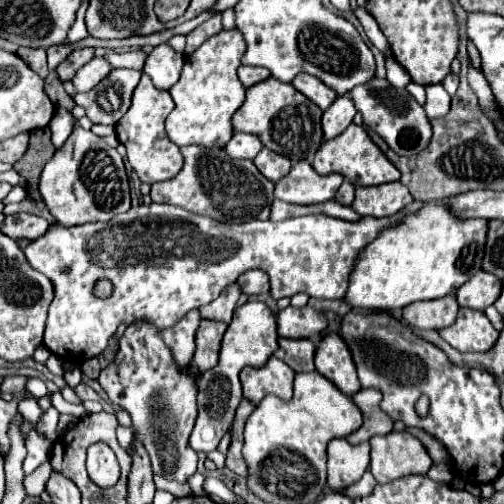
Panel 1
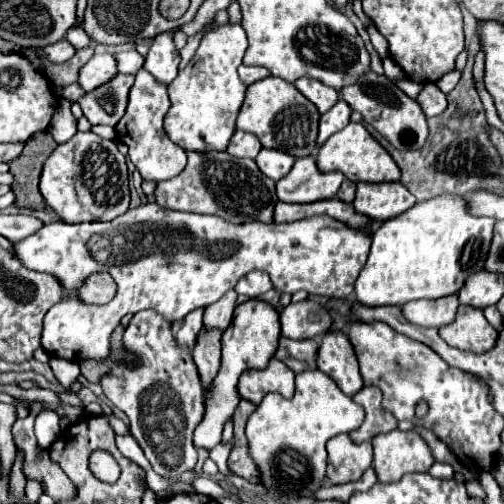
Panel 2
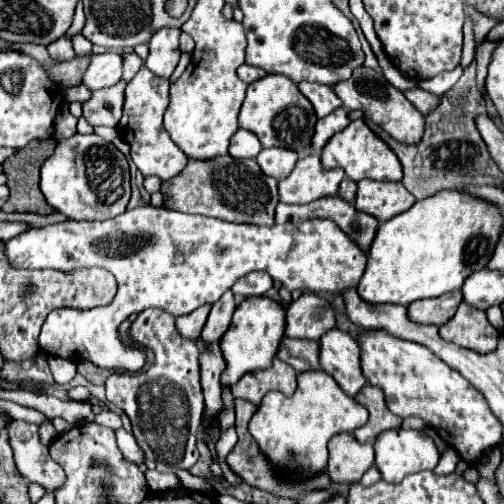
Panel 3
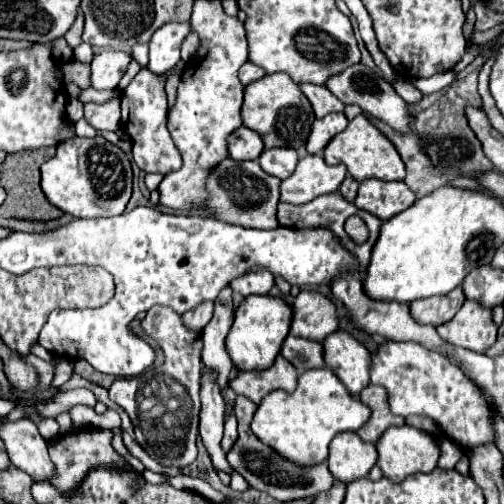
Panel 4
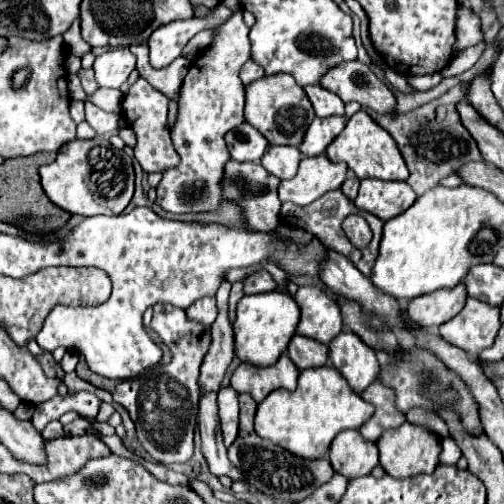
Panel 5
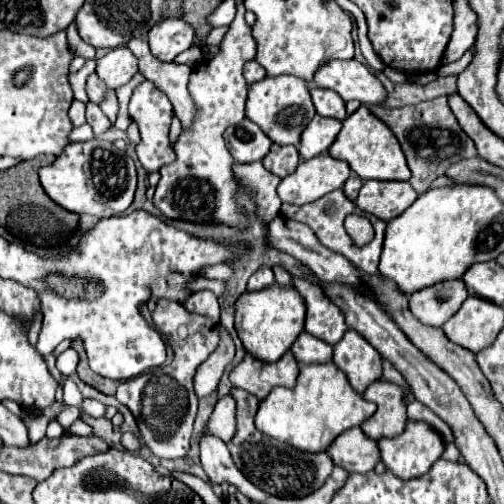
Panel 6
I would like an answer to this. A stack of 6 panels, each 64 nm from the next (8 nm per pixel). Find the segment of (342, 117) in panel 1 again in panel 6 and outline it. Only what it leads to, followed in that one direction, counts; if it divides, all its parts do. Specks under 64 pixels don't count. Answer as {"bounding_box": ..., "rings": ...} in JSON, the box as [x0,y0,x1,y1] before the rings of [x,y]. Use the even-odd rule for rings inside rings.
{"bounding_box":[298,114,342,160],"rings":[[[316,114],[312,118],[312,122],[308,124],[308,128],[304,128],[304,132],[302,132],[300,146],[298,146],[300,158],[308,160],[308,158],[314,158],[314,156],[326,152],[332,146],[332,142],[336,140],[340,128],[342,128],[340,120],[322,118]]]}

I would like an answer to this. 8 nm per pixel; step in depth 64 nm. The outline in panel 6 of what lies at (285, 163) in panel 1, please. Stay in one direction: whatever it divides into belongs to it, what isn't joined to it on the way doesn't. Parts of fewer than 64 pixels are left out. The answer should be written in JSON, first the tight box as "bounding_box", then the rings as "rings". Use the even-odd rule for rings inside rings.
{"bounding_box":[262,144,300,178],"rings":[[[272,144],[268,156],[262,160],[264,168],[280,178],[290,176],[296,170],[298,162],[300,162],[300,156],[296,146],[282,146],[282,144]]]}

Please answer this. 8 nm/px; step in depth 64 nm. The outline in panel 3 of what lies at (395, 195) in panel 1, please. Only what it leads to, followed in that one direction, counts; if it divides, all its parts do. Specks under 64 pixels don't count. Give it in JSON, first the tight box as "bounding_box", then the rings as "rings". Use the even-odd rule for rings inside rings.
{"bounding_box":[354,180,416,222],"rings":[[[360,180],[354,206],[380,222],[406,212],[416,198],[404,188],[402,182],[376,182]]]}

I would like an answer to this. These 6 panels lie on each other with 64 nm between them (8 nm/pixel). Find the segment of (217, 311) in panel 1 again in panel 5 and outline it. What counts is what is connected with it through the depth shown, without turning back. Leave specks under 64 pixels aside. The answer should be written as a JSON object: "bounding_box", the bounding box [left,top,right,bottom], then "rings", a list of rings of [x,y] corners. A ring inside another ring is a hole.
{"bounding_box":[198,280,234,392],"rings":[[[224,280],[216,292],[218,300],[218,318],[212,324],[212,346],[208,350],[208,356],[204,358],[200,366],[200,378],[198,386],[200,392],[218,392],[220,382],[226,374],[226,368],[230,366],[234,358],[234,332],[232,324],[228,320],[228,294],[230,294],[230,282]]]}

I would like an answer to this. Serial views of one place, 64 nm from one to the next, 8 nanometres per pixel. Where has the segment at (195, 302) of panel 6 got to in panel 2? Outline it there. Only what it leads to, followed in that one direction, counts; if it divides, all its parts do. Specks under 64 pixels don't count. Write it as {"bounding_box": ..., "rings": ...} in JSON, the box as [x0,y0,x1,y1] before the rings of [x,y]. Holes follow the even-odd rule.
{"bounding_box":[172,308,204,348],"rings":[[[198,308],[198,310],[190,312],[188,316],[184,316],[184,320],[176,320],[172,324],[172,334],[180,346],[194,348],[196,338],[202,330],[202,314],[204,314],[204,308]]]}

